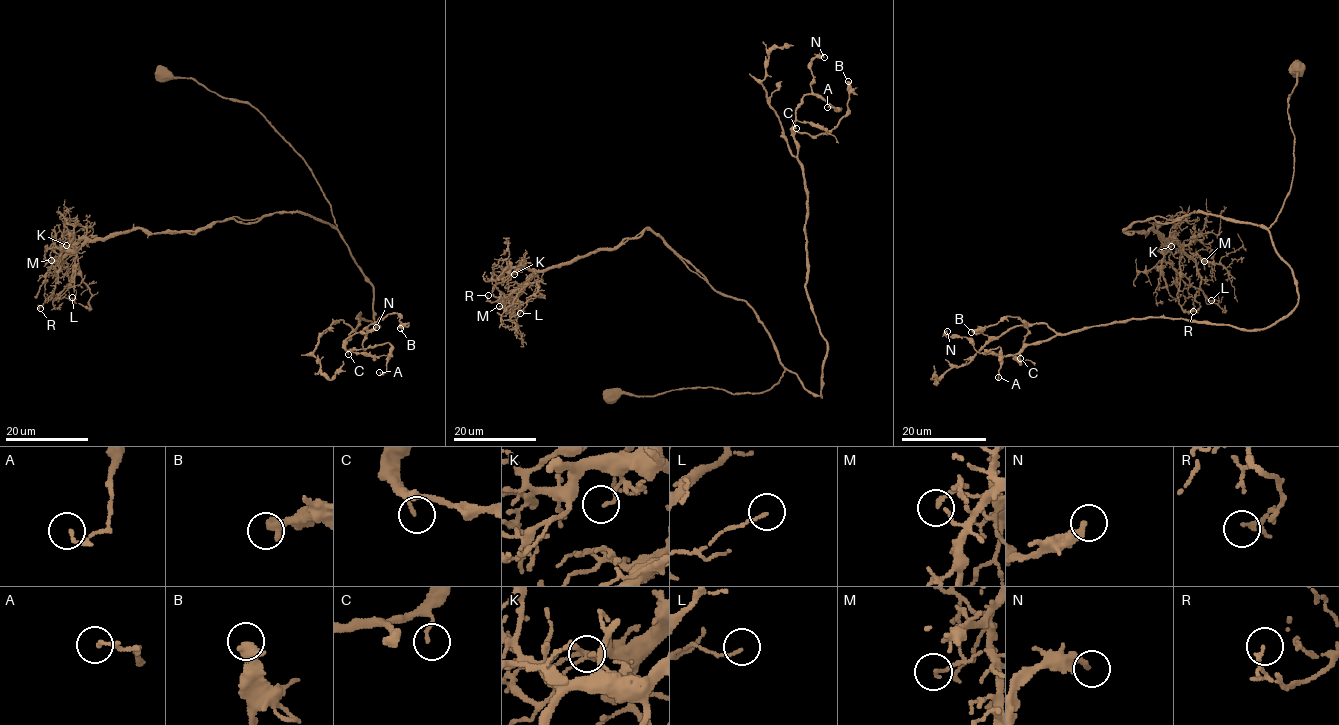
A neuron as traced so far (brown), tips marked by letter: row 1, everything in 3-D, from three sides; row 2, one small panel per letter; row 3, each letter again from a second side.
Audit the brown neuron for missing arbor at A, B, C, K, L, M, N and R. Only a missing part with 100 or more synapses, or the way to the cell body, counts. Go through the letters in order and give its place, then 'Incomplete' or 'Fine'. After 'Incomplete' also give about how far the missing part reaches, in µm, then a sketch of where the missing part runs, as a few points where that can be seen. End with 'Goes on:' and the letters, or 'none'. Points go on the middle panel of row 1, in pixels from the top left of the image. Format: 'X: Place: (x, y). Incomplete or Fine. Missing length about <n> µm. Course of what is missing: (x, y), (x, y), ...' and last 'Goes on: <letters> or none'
A: Place: (827, 107). Fine
B: Place: (848, 81). Fine
C: Place: (796, 128). Fine
K: Place: (514, 274). Fine
L: Place: (520, 313). Fine
M: Place: (499, 306). Fine
N: Place: (824, 57). Fine
R: Place: (488, 295). Fine
Goes on: none

